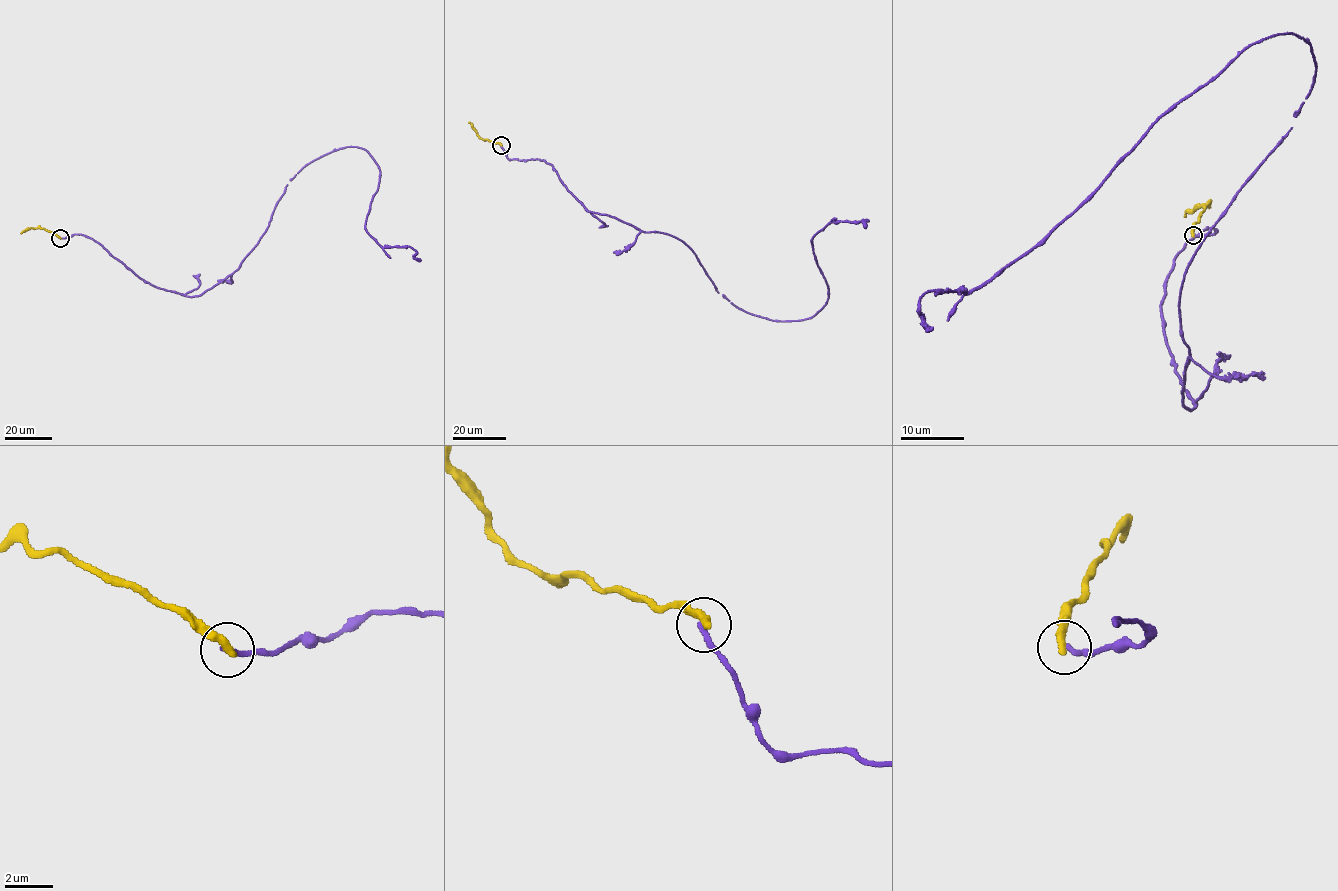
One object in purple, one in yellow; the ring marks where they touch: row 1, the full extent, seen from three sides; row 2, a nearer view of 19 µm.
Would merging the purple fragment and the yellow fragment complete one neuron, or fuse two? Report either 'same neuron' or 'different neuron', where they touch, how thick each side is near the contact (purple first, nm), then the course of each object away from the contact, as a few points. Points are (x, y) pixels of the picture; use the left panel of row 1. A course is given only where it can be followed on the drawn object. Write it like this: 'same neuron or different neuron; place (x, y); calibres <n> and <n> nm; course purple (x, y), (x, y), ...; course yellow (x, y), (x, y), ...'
different neuron; place (60, 238); calibres 260 and 360 nm; course purple (59, 238), (200, 295), (302, 168), (357, 147), (380, 171), (367, 231), (420, 260); course yellow (59, 238), (37, 227), (20, 233)

